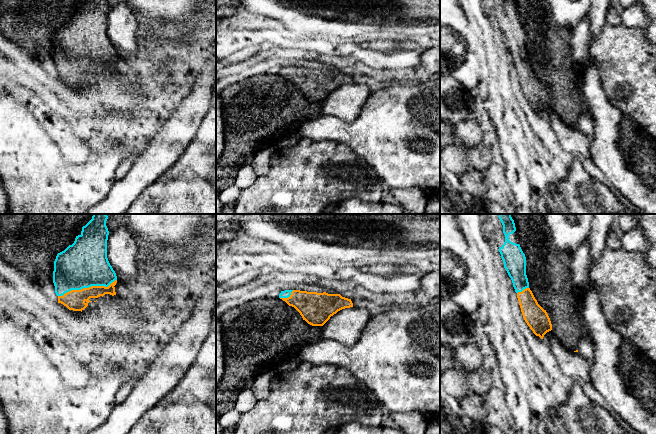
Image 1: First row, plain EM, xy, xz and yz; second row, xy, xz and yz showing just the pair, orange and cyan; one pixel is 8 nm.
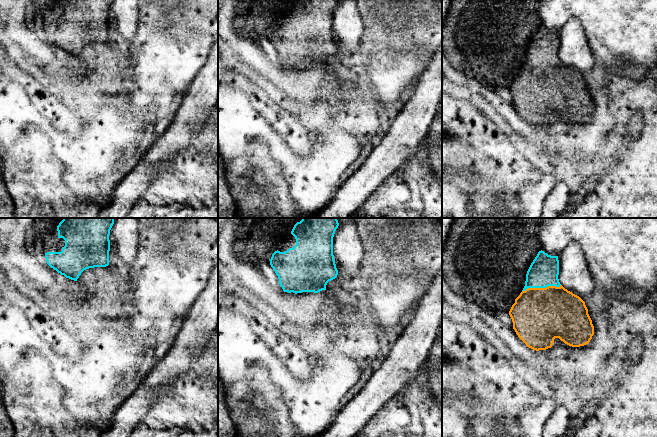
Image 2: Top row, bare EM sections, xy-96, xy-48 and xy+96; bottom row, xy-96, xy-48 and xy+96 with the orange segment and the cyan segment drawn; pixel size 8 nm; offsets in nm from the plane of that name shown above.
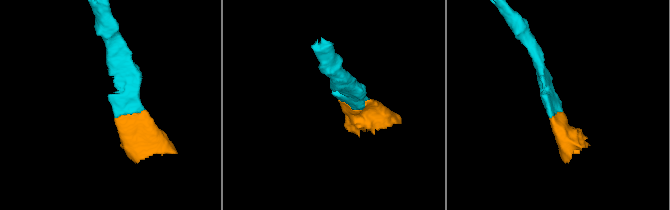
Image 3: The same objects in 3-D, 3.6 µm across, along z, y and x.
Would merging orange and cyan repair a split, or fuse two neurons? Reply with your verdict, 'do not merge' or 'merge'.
merge

